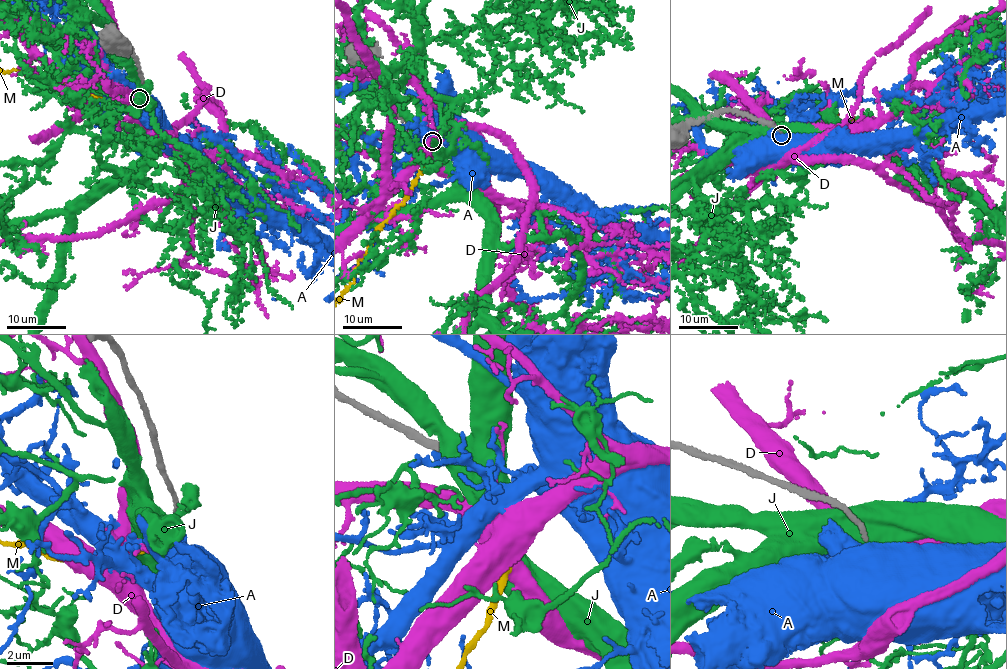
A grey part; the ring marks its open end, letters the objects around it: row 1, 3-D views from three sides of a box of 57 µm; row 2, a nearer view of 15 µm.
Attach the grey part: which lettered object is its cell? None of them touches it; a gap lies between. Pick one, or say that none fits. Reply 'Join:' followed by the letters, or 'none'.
Join: M

